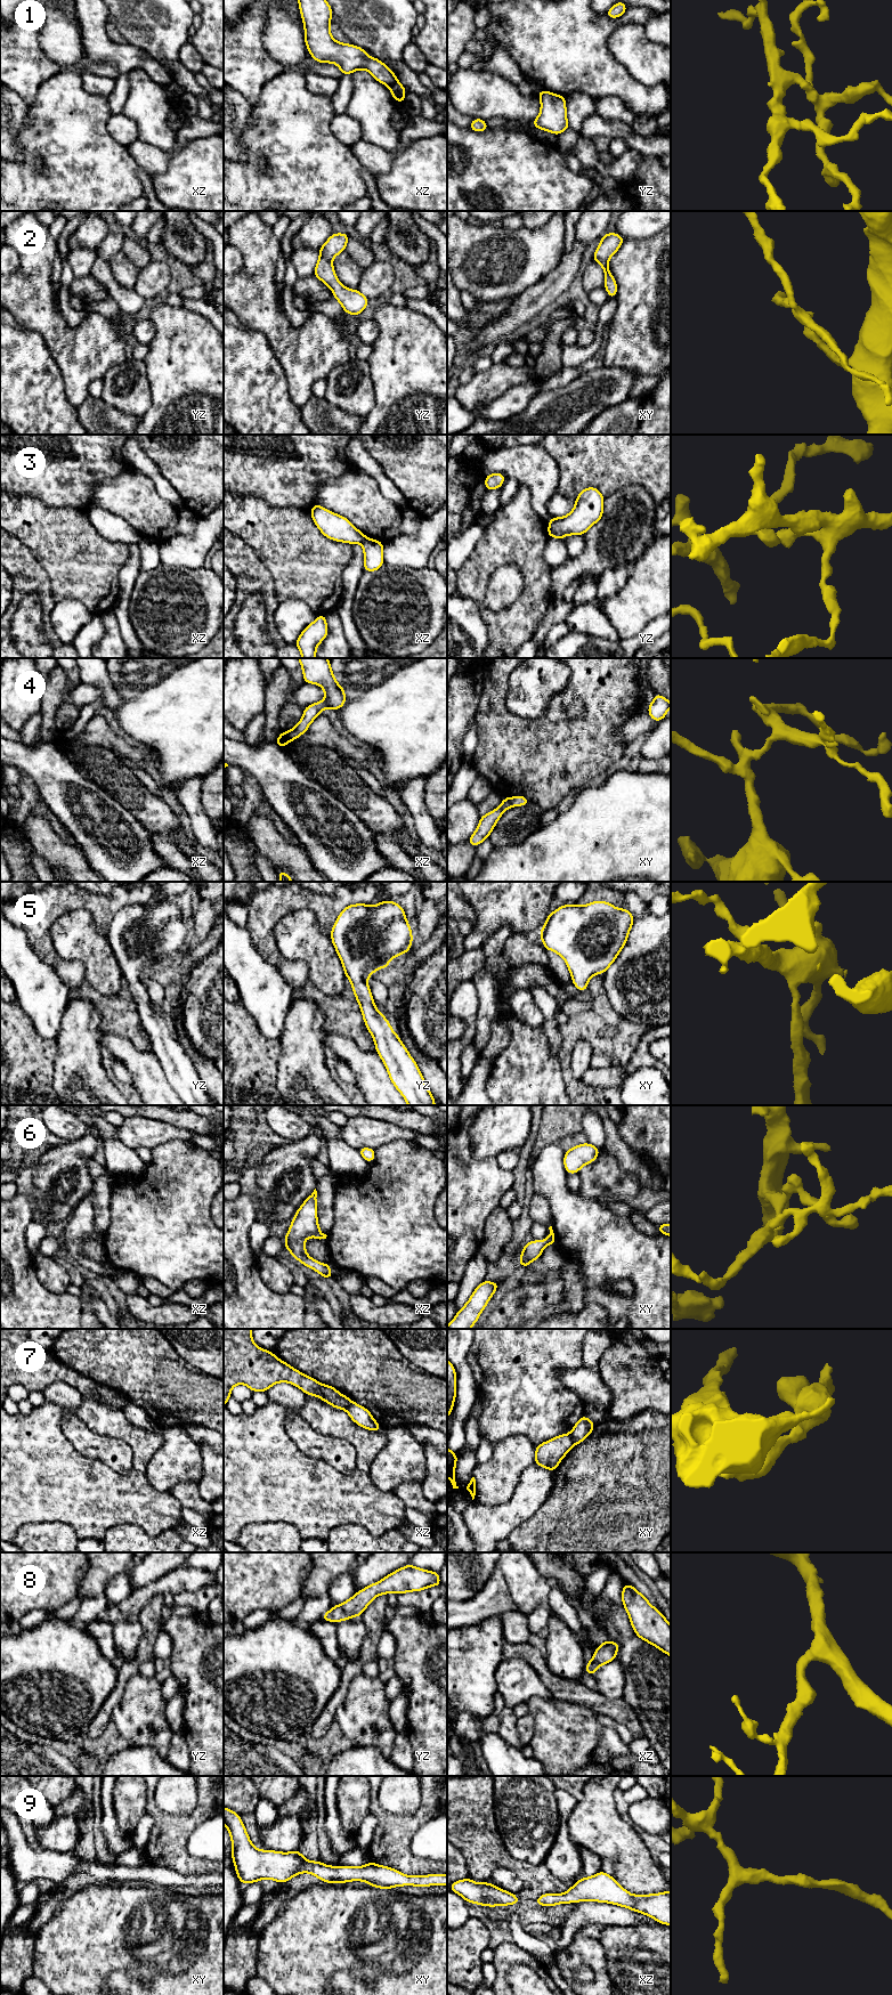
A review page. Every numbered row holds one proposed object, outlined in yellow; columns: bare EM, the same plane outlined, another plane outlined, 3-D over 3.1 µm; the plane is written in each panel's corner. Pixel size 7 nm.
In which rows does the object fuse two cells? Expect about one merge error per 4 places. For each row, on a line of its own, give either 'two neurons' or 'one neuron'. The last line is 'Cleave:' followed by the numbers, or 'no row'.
1: two neurons
2: one neuron
3: two neurons
4: one neuron
5: one neuron
6: one neuron
7: two neurons
8: one neuron
9: one neuron
Cleave: 1, 3, 7

